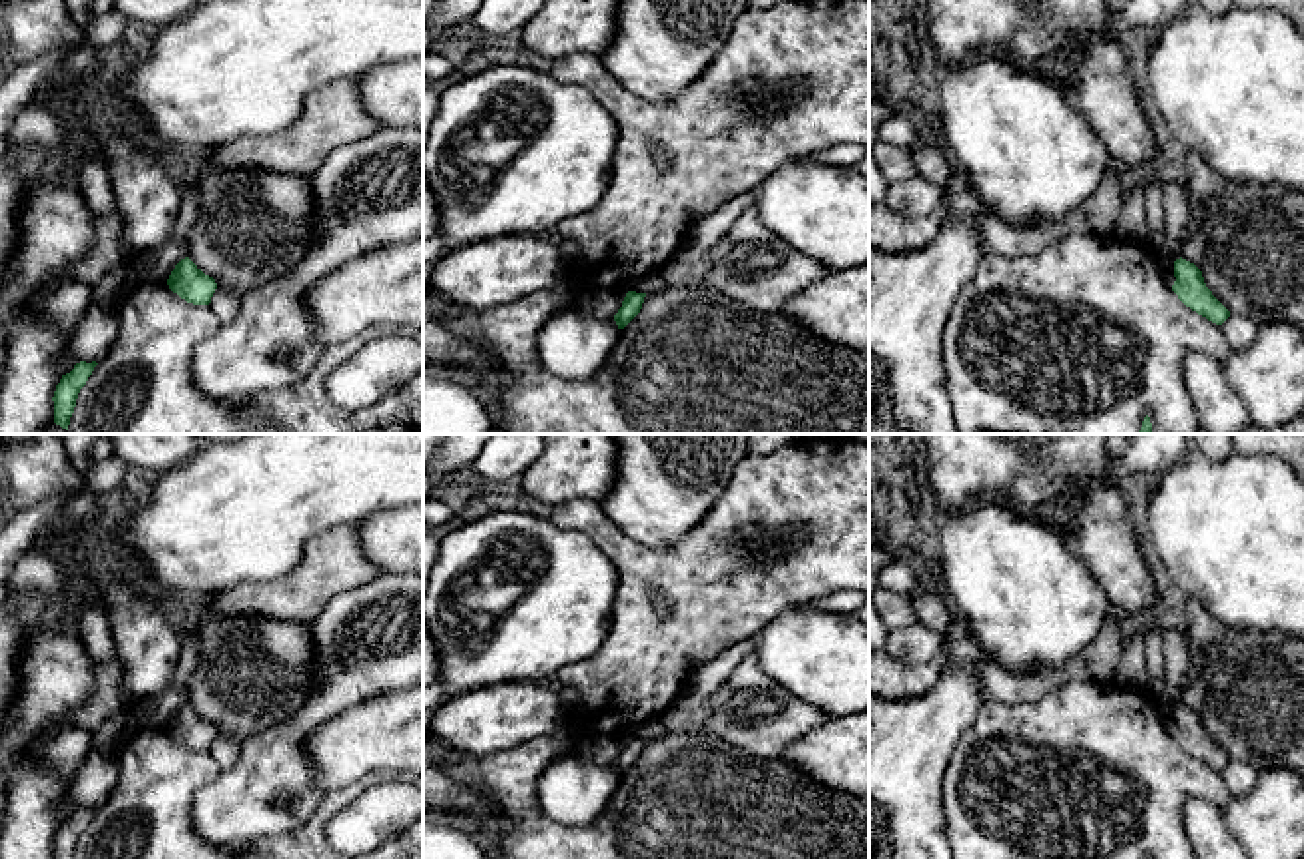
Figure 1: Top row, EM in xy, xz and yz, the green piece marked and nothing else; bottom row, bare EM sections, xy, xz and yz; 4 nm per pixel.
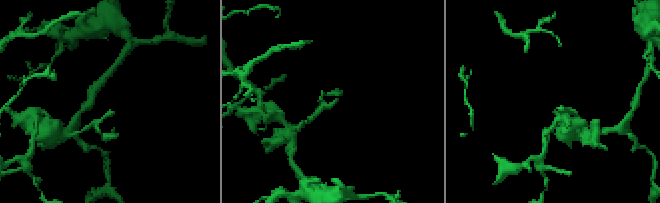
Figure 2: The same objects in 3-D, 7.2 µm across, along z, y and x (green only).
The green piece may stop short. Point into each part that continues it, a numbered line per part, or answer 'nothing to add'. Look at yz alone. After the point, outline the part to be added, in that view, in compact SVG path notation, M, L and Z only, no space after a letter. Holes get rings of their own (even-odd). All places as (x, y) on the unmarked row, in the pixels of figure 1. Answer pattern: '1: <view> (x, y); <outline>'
1: yz (1153, 630); M1150 618L1144 622L1142 632L1144 632L1146 666L1148 666L1148 684L1144 692L1160 704L1166 727L1172 733L1176 727L1174 710L1162 704L1164 678L1166 678L1166 646L1162 636L1162 624Z

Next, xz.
1: xz (652, 730); M656 719L656 721L638 725L632 737L650 741L650 739L658 739L662 733L664 733L664 723Z

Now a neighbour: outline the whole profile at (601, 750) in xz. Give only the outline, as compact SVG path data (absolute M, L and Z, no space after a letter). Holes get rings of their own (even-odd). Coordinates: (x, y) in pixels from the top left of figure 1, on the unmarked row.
M594 735L594 737L586 739L578 747L578 751L594 763L606 765L606 763L614 763L618 759L626 739L628 737L624 737L624 735L606 735L606 737Z

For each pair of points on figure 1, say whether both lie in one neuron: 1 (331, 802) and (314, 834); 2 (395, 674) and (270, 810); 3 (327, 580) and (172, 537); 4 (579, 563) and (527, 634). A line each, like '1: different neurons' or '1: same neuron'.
1: same neuron
2: same neuron
3: different neurons
4: same neuron

